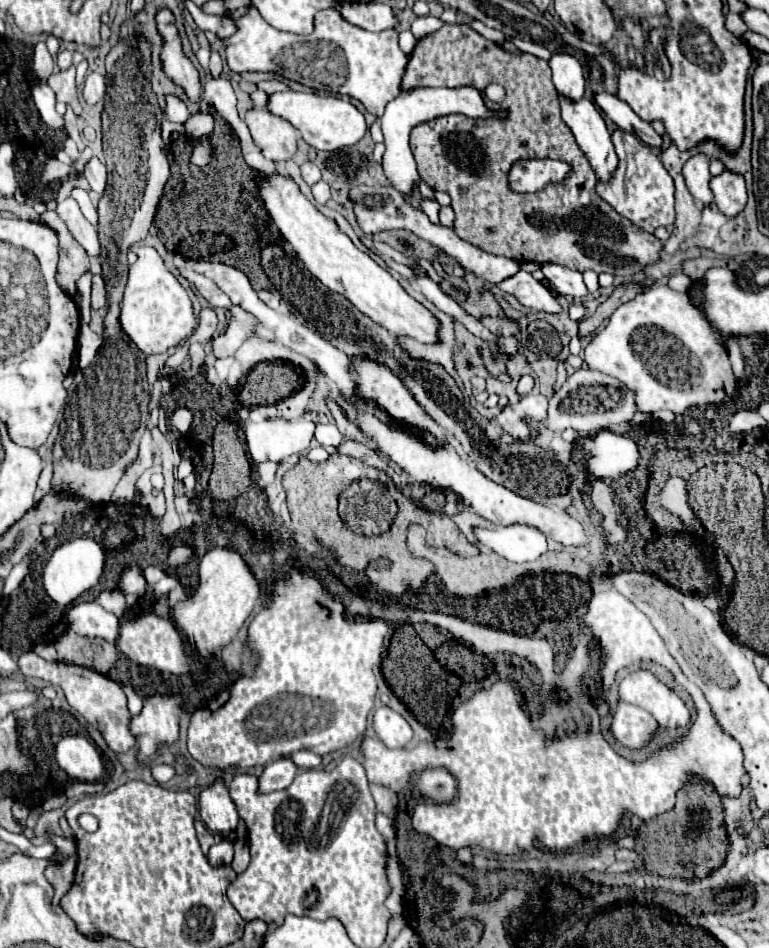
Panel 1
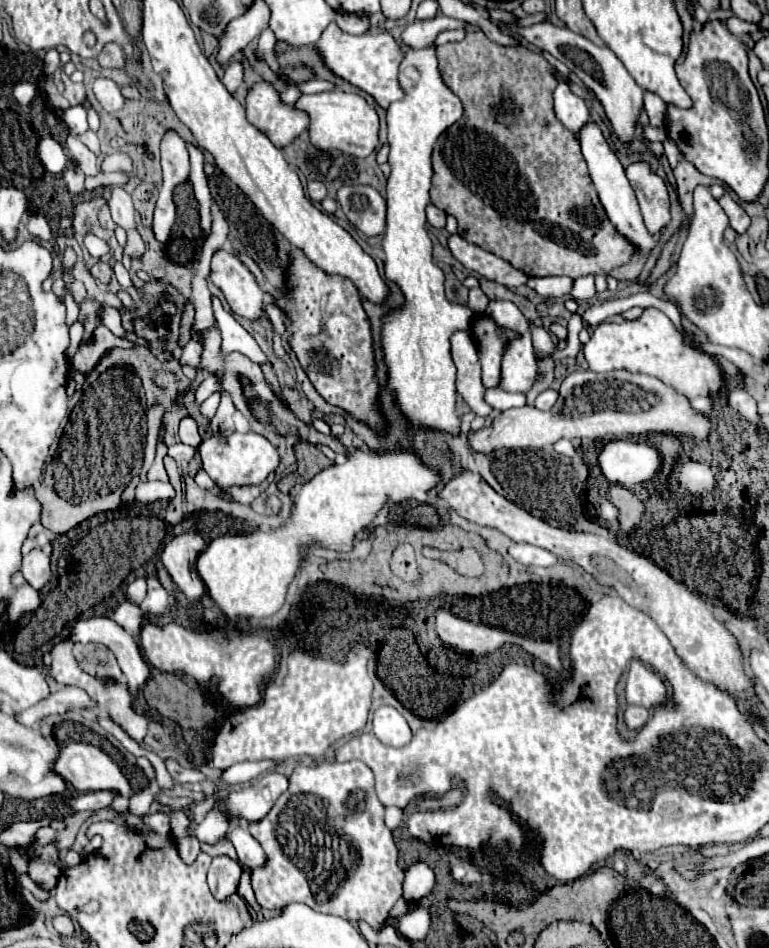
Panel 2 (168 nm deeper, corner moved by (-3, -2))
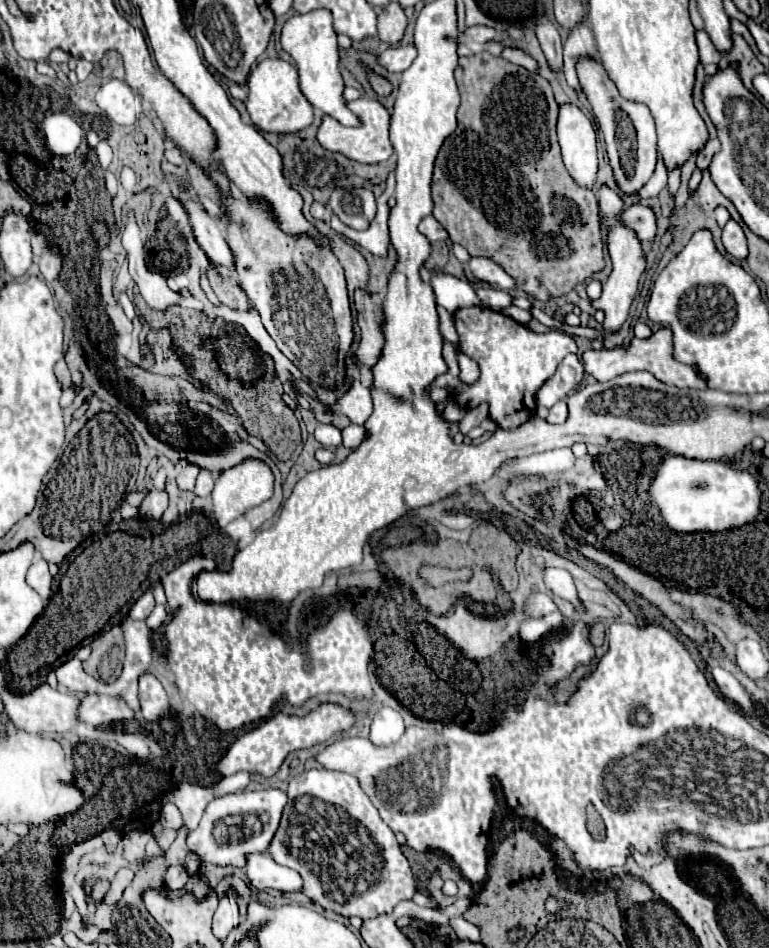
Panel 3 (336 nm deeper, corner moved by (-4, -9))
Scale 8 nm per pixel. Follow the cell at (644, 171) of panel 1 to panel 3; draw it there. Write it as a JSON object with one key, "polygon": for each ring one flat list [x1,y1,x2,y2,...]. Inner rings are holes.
{"polygon":[[634,203,628,209,622,211,622,223,628,229,634,229,634,233,638,235,638,239,642,243,650,243,656,235,656,217,654,211,644,207,642,203]]}

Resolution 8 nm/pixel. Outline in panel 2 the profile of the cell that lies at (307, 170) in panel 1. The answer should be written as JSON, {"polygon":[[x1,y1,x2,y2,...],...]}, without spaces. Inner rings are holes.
{"polygon":[[311,180,307,184,307,192,309,192,309,198,313,202,321,202,327,196,327,188,325,188,325,184,321,180]]}

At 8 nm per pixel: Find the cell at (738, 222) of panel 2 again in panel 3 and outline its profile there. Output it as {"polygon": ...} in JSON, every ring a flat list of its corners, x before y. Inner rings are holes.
{"polygon":[[730,219,728,225,722,229,722,243,728,255,736,257,736,259,746,259,748,257,748,245,746,245,746,237,742,227]]}

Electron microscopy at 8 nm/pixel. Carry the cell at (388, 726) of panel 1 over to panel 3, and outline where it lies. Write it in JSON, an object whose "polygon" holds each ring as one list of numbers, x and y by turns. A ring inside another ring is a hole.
{"polygon":[[380,709,370,727,370,741,378,747,388,747,398,743,404,733,404,721,398,711,394,709]]}

